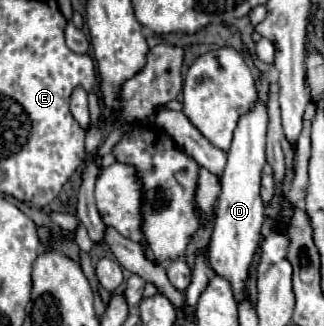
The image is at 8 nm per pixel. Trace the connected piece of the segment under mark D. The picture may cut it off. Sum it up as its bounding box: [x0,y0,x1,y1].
[207,103,267,303]

